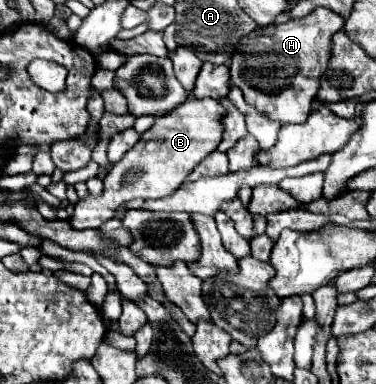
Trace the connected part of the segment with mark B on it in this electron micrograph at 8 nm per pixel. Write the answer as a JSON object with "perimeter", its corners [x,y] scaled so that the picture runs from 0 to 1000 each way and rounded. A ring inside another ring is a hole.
{"perimeter":[[[500,253],[447,299],[415,305],[415,320],[372,352],[372,367],[298,430],[277,461],[277,503],[266,513],[234,508],[202,529],[186,586],[197,596],[255,596],[298,570],[309,544],[346,518],[431,518],[457,508],[516,445],[516,435],[580,388],[596,346],[590,294],[601,294],[601,284],[590,284],[574,258]]]}

